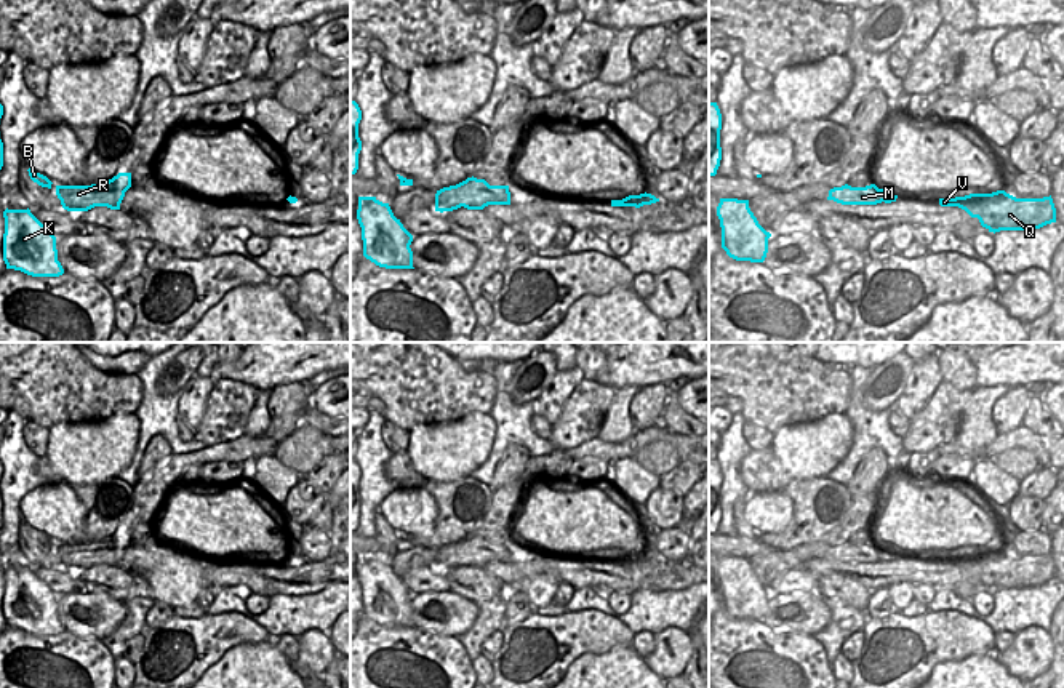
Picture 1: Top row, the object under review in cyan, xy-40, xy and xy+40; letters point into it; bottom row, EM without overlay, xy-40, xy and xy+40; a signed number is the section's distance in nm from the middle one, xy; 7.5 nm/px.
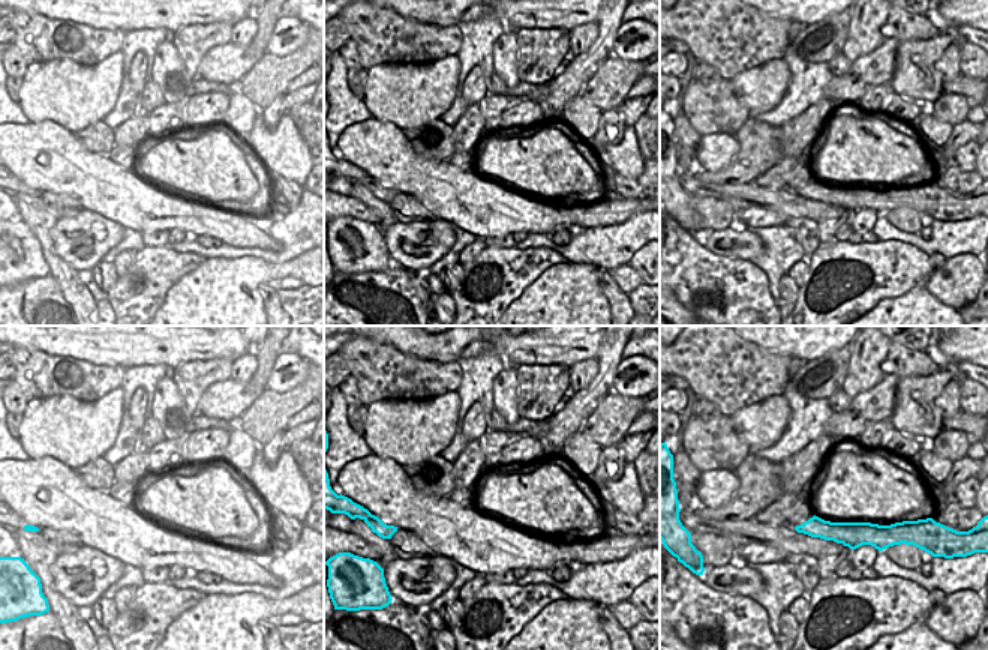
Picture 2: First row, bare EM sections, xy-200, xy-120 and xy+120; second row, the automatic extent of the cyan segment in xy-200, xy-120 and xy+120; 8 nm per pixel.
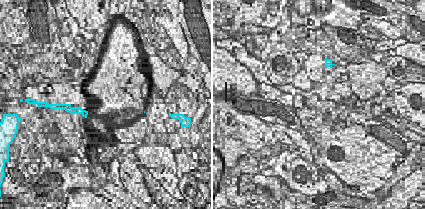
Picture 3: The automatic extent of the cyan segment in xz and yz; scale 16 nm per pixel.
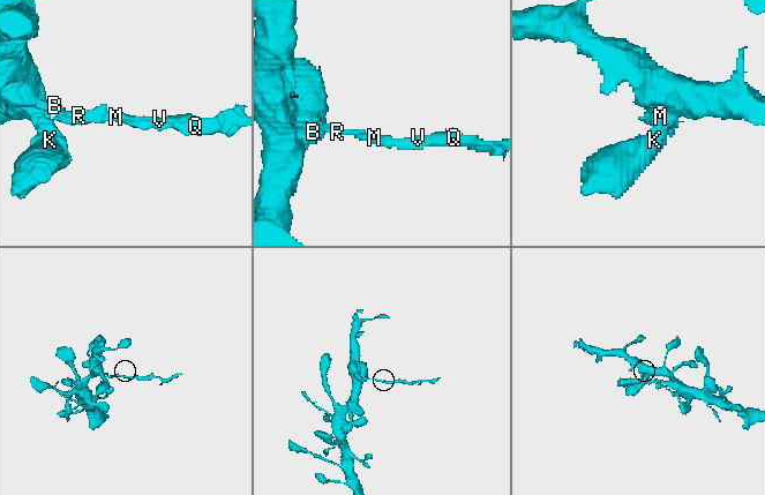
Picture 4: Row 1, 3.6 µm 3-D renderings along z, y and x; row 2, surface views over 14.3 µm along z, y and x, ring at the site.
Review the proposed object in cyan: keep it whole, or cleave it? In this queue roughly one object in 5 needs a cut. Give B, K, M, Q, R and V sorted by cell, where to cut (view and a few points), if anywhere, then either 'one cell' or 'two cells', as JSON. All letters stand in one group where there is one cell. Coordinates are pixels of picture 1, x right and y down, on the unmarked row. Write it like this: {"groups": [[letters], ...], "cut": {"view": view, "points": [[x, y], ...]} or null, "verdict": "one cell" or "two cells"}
{"groups": [["B", "K", "R"], ["M", "Q", "V"]], "cut": {"view": "xy", "points": [[492, 544], [492, 554], [496, 562]]}, "verdict": "two cells"}

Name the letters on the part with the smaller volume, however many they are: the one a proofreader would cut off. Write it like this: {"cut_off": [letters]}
{"cut_off": ["M", "Q", "V"]}

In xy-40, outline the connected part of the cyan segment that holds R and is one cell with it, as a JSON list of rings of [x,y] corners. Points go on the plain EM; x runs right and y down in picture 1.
[[[118,531],[101,542],[56,544],[56,554],[67,570],[88,570],[94,565],[120,568],[120,562],[130,546],[131,531]]]

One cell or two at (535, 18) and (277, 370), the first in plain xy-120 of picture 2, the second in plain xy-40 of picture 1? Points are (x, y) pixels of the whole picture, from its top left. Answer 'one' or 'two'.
one

